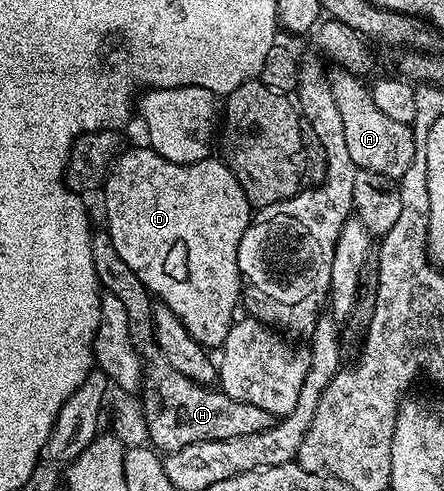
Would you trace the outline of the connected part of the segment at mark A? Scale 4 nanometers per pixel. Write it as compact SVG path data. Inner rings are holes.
M341 75L338 81L332 82L339 115L343 115L343 135L347 138L347 151L358 169L375 171L394 179L401 179L401 176L404 178L417 154L413 138L414 126L395 123L395 119L383 115L383 111L375 107L372 88L361 81L364 80L357 75Z

